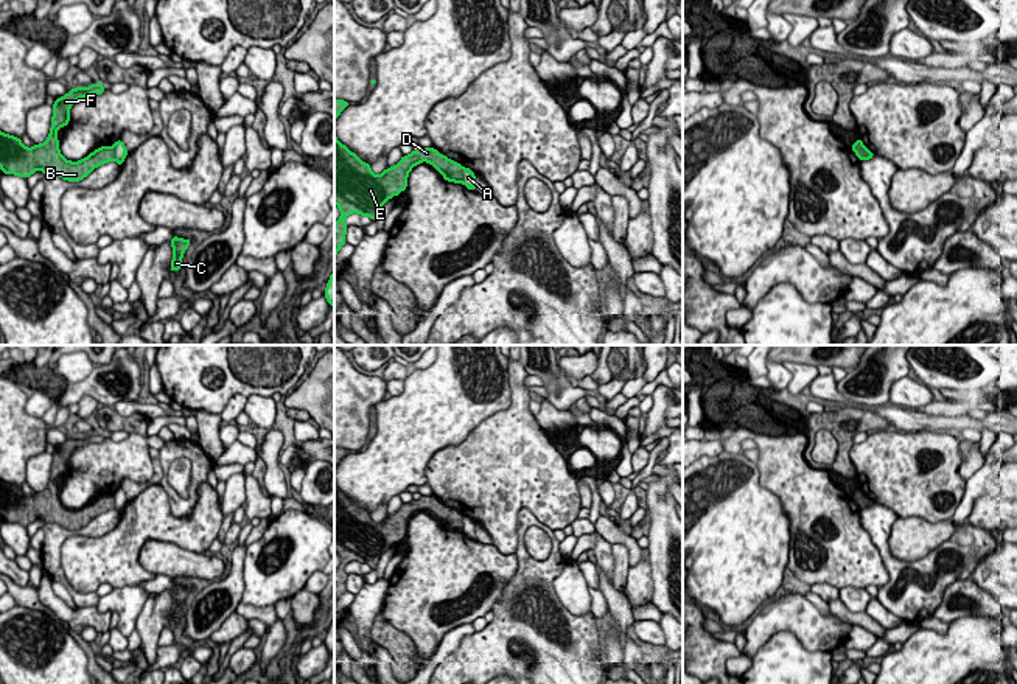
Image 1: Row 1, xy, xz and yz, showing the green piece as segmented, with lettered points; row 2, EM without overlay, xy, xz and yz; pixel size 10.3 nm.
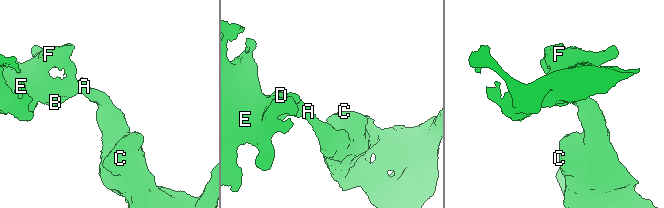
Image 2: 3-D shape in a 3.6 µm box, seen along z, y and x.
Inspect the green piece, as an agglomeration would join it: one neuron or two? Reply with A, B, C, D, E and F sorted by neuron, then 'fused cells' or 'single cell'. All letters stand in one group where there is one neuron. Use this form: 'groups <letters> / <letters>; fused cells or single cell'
groups A C / B D E F; fused cells

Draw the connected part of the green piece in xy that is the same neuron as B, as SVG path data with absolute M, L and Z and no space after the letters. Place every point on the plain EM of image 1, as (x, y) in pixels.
M95 431L89 435L72 437L53 452L53 465L48 487L26 496L20 487L0 479L0 518L5 522L20 524L23 527L40 518L44 522L54 522L68 530L79 530L95 516L115 508L112 494L101 494L78 510L70 510L59 499L56 480L70 469L70 455L76 448L89 443L103 443L104 434Z

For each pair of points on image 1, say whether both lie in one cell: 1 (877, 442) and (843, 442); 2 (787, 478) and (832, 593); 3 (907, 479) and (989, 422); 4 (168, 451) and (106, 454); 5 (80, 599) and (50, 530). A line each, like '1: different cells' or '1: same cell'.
1: different cells
2: different cells
3: different cells
4: different cells
5: same cell

